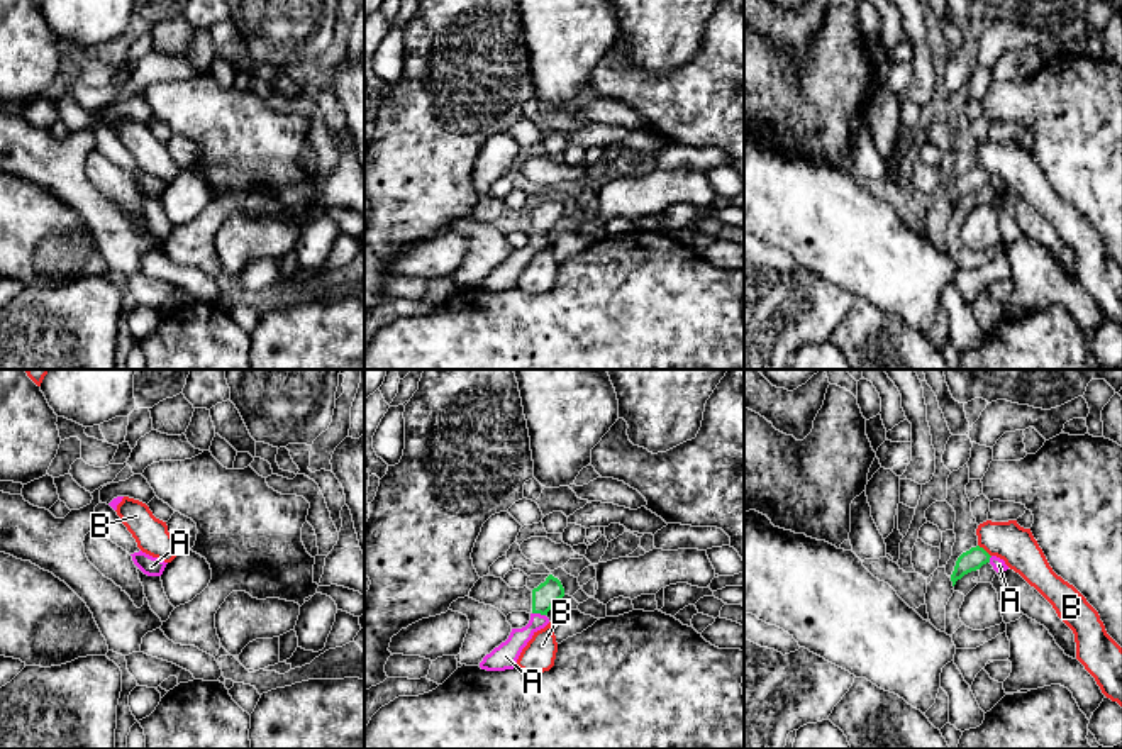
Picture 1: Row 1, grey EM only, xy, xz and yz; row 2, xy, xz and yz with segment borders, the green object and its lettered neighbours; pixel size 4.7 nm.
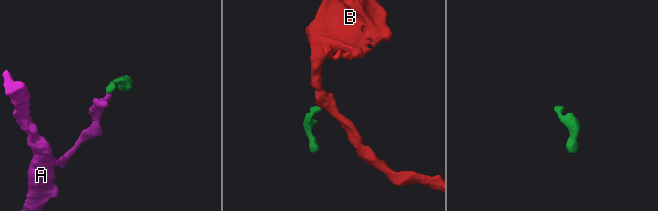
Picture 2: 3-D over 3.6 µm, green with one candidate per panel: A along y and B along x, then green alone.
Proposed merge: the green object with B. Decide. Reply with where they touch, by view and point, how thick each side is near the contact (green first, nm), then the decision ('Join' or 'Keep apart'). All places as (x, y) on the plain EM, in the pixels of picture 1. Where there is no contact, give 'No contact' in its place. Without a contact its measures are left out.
Touches green at yz (985, 171). Thickness 100 nm (green) against 180 nm. Keep apart

